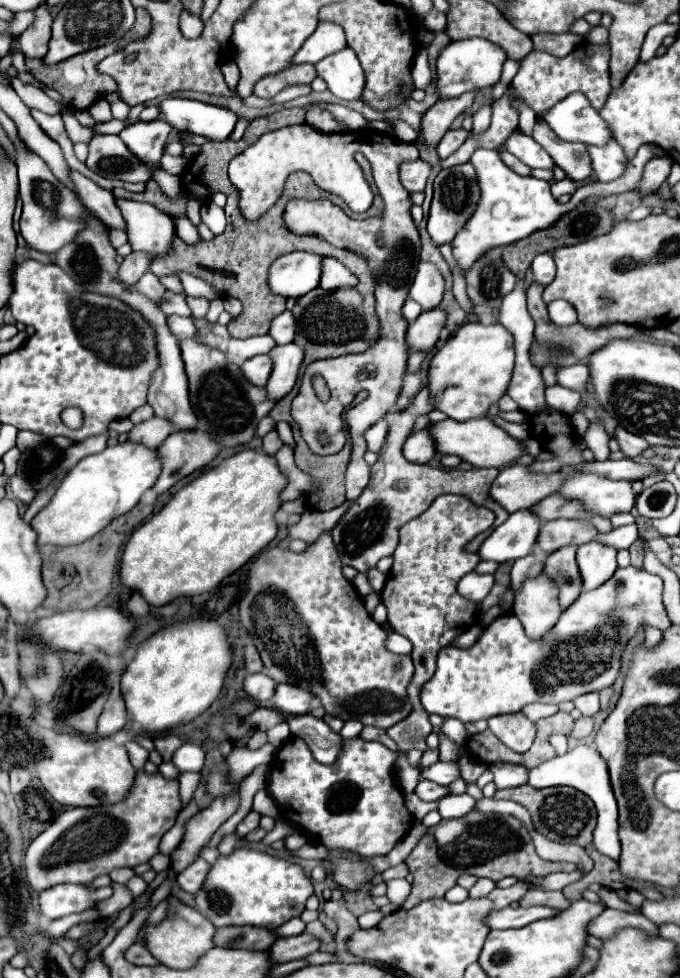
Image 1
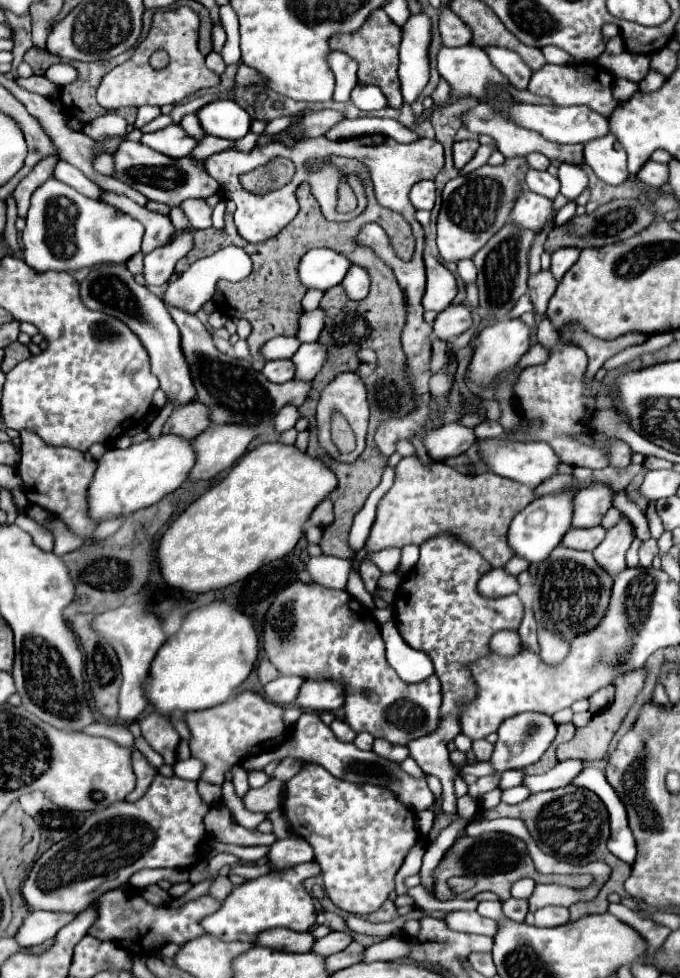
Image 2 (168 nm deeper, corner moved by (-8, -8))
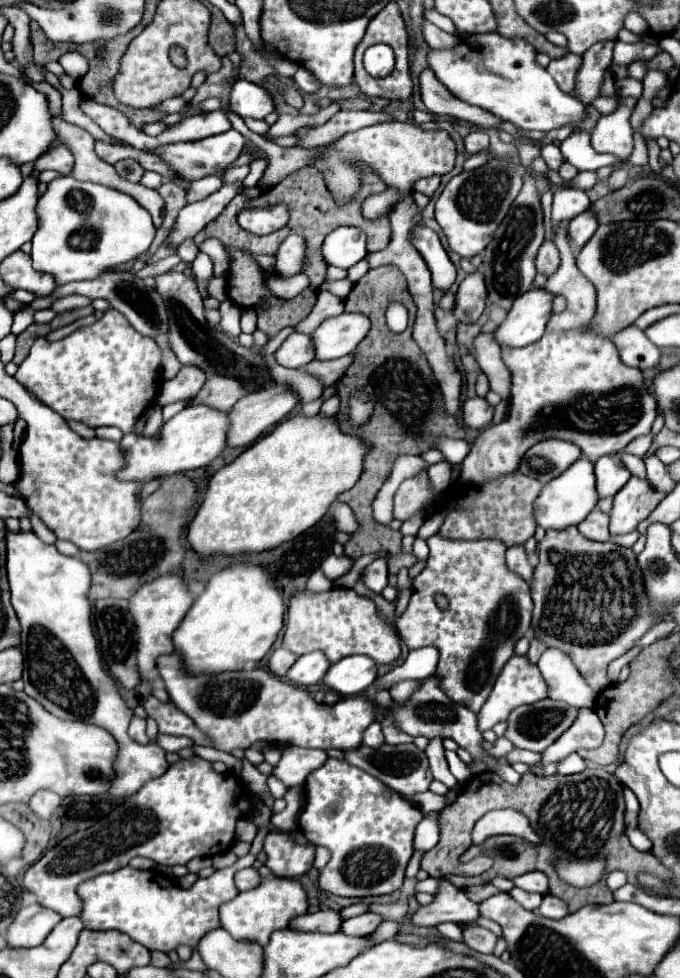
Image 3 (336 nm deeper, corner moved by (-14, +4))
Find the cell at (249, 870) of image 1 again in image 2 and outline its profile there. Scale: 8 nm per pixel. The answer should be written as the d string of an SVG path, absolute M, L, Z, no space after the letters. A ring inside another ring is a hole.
M308 862L292 870L270 872L256 880L248 880L246 884L236 886L230 892L230 896L222 902L222 908L202 920L202 926L208 934L224 942L240 940L250 944L254 944L256 936L268 928L286 926L296 932L306 932L316 922L316 916L314 916L312 898L304 888L304 880L318 874L320 874L320 866L316 866L316 862Z

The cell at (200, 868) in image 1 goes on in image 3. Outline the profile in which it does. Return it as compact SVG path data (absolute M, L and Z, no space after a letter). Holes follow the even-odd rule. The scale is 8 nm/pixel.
M254 868L240 870L240 872L236 872L236 876L234 876L234 882L236 882L236 888L238 888L238 890L250 890L250 888L258 886L260 880L262 880L262 878L258 876L258 872L256 872Z

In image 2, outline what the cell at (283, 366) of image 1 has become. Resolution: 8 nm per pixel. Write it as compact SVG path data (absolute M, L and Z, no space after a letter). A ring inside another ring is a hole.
M320 342L302 344L298 352L292 356L292 360L296 362L296 378L312 380L322 370L326 358L328 358L328 350L324 350Z

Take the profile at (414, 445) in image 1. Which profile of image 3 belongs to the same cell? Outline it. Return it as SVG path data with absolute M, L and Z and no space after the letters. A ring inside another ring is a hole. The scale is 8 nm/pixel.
M478 396L466 400L462 406L464 426L472 430L486 428L492 422L492 414L494 414L494 408L484 398L478 398Z

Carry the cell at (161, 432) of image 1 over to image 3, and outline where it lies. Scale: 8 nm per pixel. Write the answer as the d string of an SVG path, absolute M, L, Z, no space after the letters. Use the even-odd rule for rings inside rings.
M214 374L206 380L202 390L188 402L188 406L204 404L208 408L228 412L244 394L246 390L242 390L242 386L234 382L234 378L222 378L220 374Z

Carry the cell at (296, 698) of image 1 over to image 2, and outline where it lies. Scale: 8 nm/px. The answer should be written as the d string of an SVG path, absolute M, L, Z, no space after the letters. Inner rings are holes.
M306 680L294 704L312 712L338 710L344 706L344 692L342 680Z

